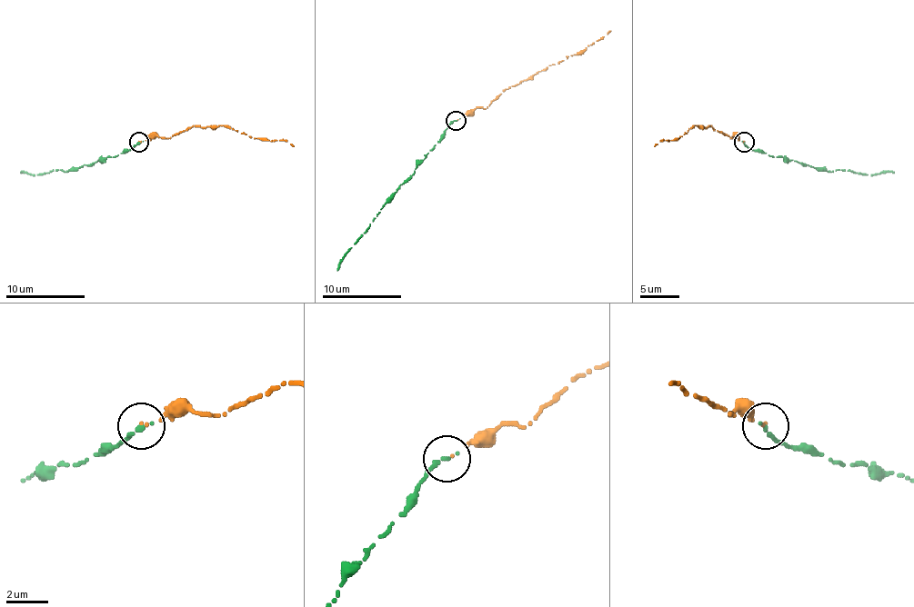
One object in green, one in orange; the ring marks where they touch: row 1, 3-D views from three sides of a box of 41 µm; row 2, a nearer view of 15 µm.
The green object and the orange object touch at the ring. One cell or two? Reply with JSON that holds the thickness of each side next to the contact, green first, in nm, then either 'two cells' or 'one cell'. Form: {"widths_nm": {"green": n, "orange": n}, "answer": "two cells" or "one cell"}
{"widths_nm": {"green": 240, "orange": 90}, "answer": "two cells"}

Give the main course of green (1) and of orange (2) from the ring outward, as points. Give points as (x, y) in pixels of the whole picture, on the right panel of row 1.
1: (743, 143), (749, 148), (763, 151), (771, 156), (783, 156), (826, 170), (878, 174), (893, 172)
2: (743, 141), (731, 138), (710, 126), (692, 124), (678, 138), (660, 141), (655, 146)

